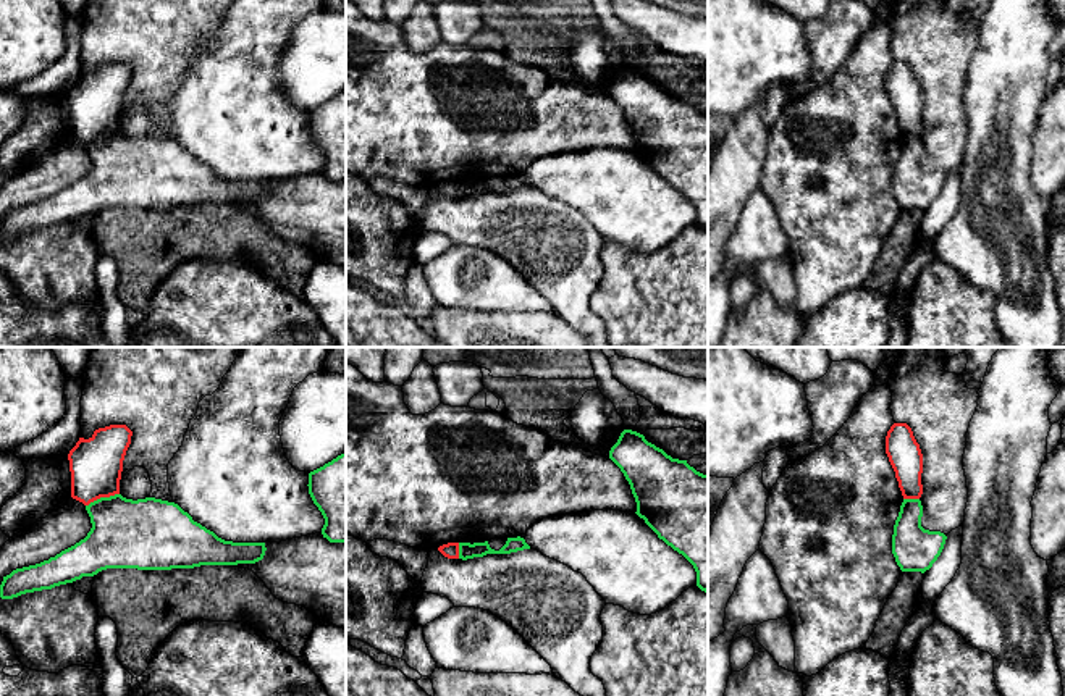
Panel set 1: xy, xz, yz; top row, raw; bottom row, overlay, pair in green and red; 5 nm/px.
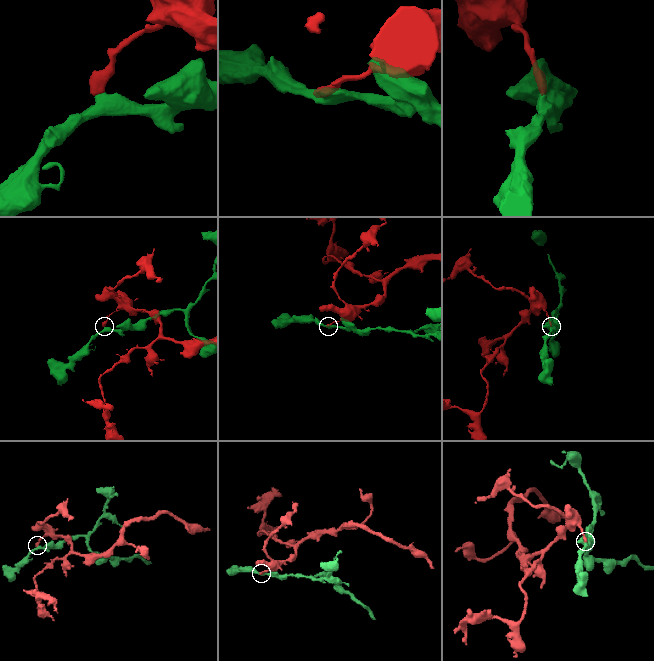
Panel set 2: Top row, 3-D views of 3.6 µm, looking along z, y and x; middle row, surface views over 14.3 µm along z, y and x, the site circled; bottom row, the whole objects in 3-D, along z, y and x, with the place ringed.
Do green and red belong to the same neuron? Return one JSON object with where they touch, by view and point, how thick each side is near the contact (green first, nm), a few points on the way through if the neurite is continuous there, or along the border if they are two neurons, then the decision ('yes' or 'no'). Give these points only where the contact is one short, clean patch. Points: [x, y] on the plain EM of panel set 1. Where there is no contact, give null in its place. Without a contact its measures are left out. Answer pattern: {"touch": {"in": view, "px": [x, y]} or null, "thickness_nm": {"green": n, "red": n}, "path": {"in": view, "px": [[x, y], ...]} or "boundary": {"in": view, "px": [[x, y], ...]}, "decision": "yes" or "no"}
{"touch": {"in": "xy", "px": [102, 136]}, "thickness_nm": {"green": 340, "red": 260}, "boundary": {"in": "xy", "px": [[118, 131], [109, 136], [97, 136], [86, 144]]}, "decision": "no"}

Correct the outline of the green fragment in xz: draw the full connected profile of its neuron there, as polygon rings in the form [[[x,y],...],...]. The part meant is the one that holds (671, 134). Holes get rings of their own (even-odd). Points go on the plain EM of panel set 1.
[[[632,68],[621,71],[609,97],[630,123],[637,140],[635,152],[693,203],[697,224],[708,233],[708,113],[697,110],[687,99],[672,97]]]

